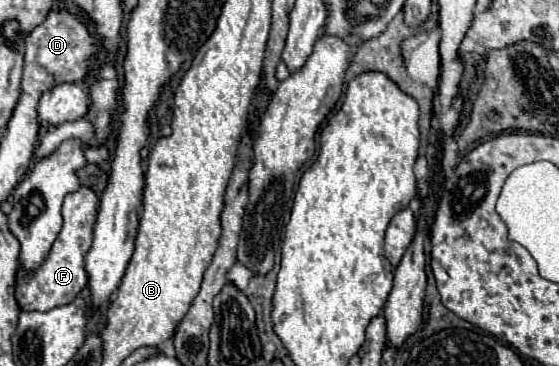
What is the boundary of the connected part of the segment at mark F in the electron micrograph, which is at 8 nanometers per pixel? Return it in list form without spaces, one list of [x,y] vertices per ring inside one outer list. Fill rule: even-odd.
[[[80,188],[80,192],[74,192],[72,196],[64,198],[64,228],[60,236],[56,238],[56,244],[52,246],[52,252],[48,260],[40,266],[40,272],[36,272],[36,280],[28,280],[28,284],[16,286],[16,300],[22,310],[38,310],[48,312],[56,306],[70,304],[80,290],[88,284],[88,274],[84,268],[86,252],[92,244],[92,230],[96,224],[96,208],[98,208],[98,196],[90,188]]]

